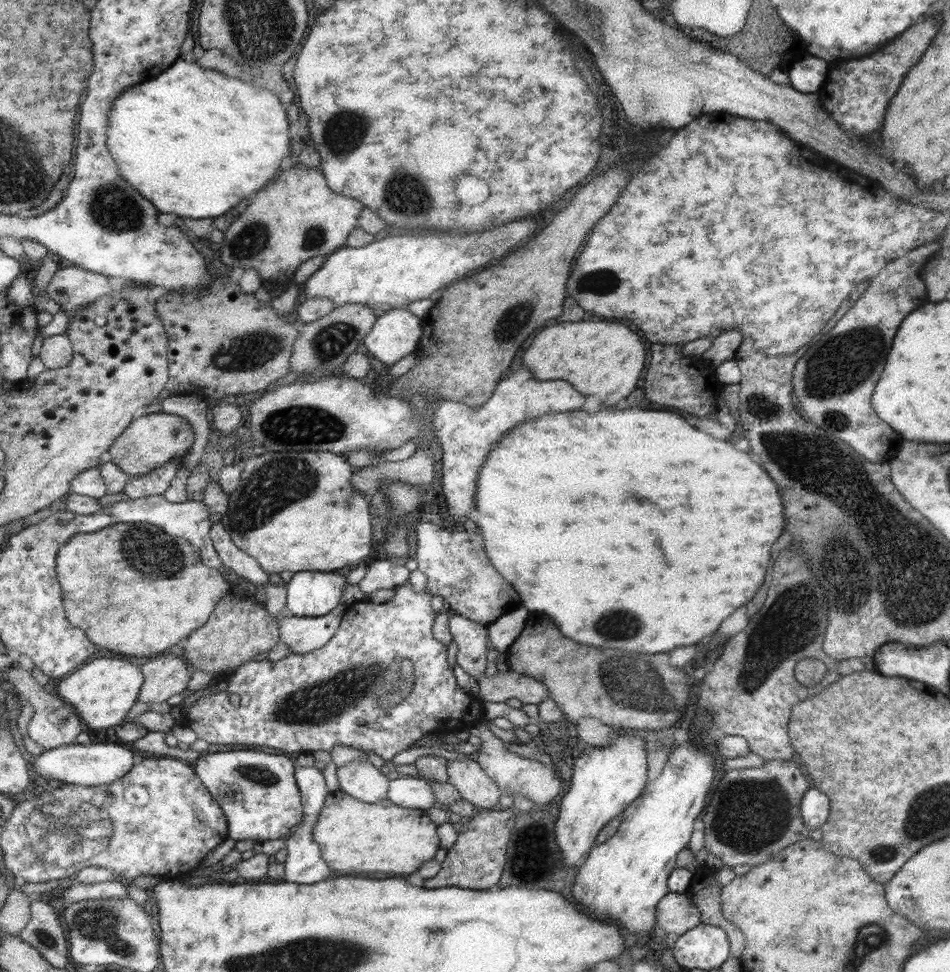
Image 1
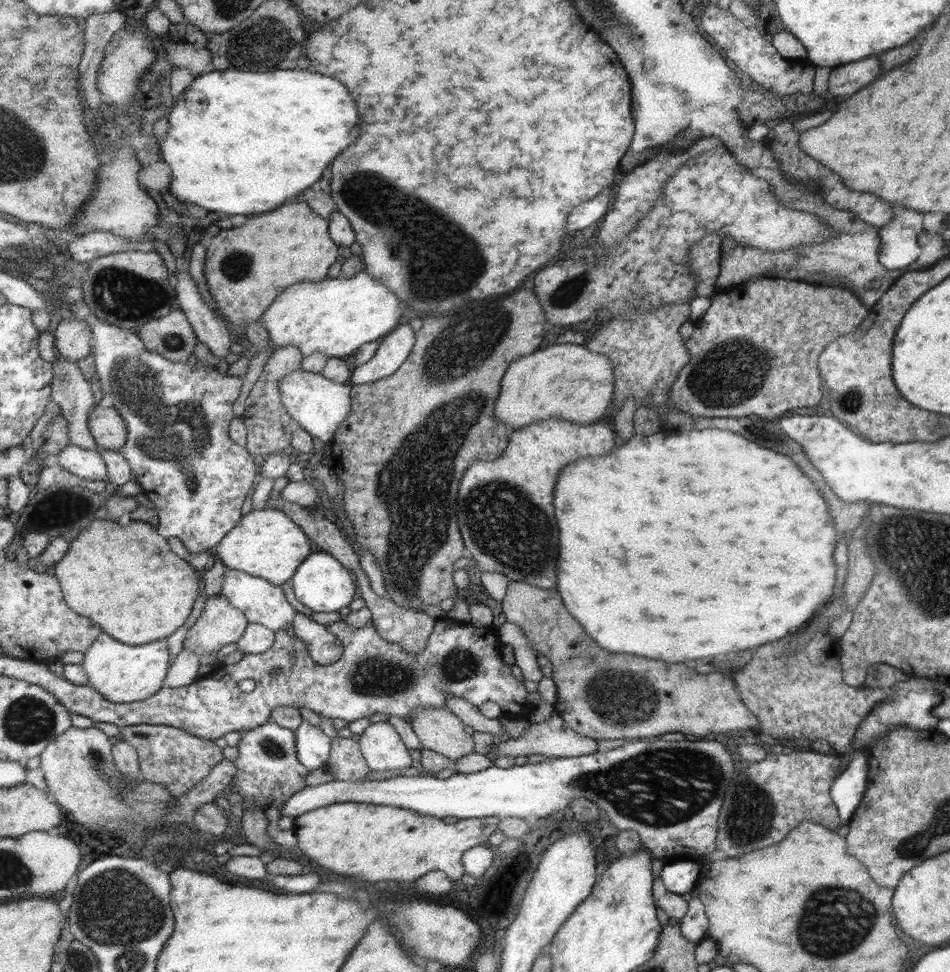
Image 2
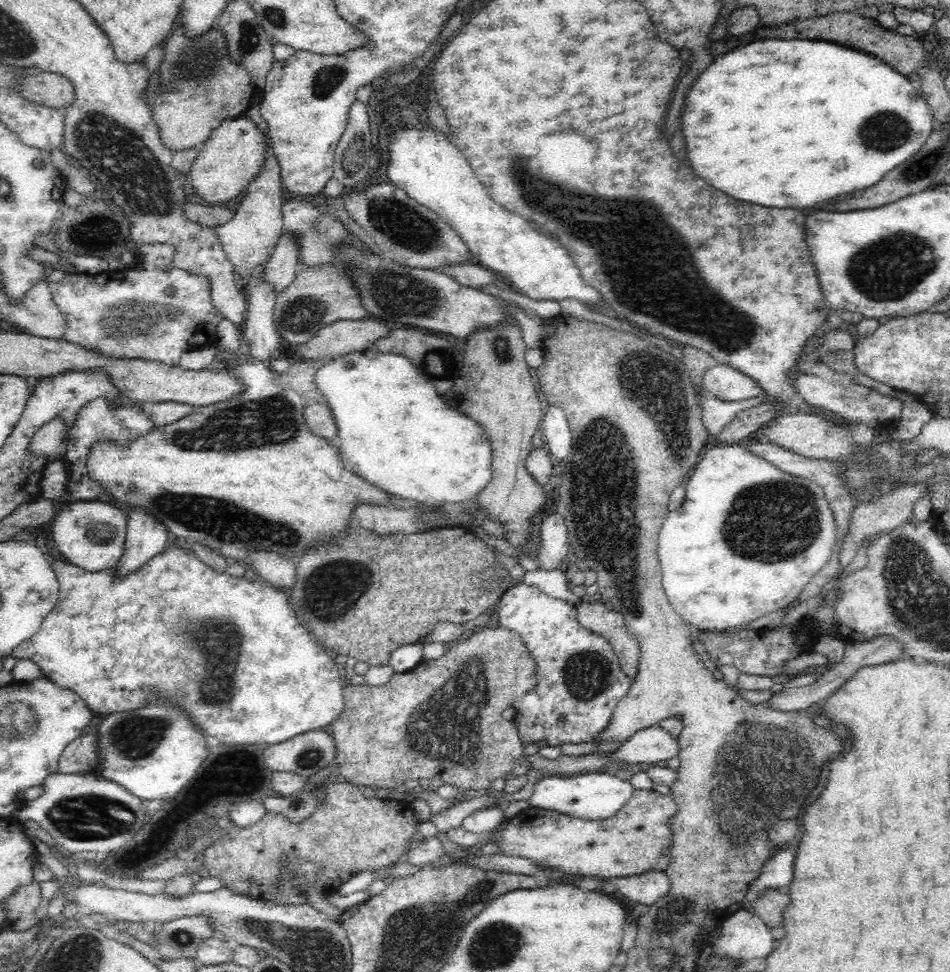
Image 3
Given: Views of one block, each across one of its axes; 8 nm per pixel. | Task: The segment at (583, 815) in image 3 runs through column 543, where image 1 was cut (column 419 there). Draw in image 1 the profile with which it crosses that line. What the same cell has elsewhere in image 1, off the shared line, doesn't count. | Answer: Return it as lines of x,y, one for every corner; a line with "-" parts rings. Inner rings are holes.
399,776
389,781
386,799
400,807
424,811
435,801
429,781
419,776

